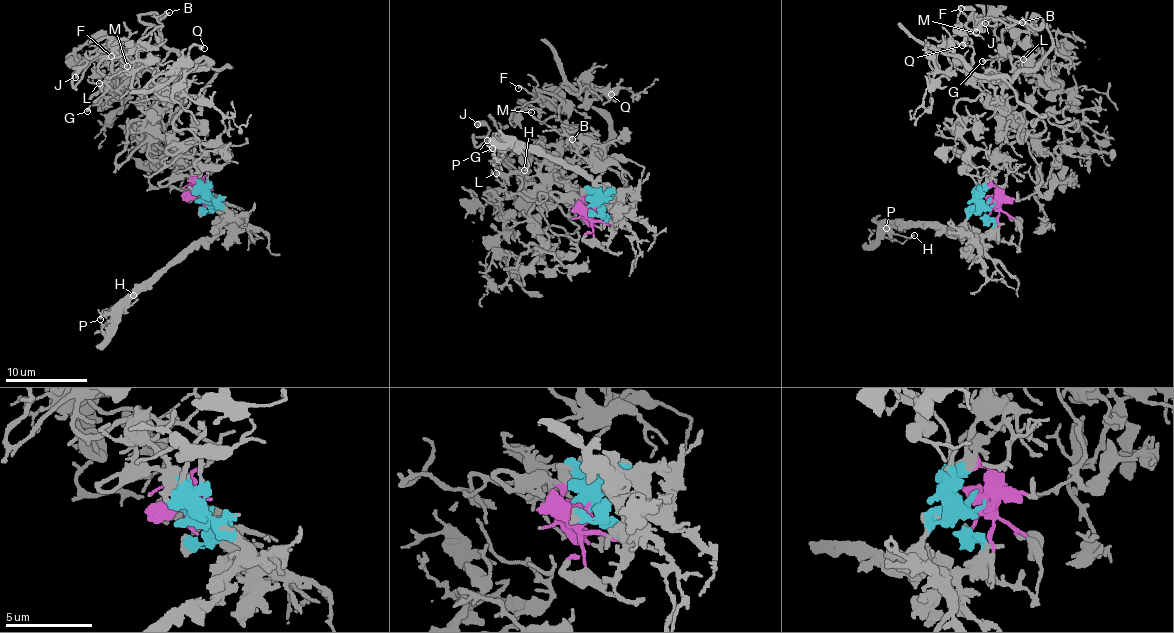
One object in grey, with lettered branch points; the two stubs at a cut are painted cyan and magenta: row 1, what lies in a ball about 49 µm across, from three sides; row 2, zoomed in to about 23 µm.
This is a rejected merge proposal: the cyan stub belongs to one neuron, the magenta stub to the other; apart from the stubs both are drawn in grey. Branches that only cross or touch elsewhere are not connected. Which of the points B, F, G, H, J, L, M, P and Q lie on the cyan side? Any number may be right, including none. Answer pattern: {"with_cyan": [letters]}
{"with_cyan": ["H", "P"]}

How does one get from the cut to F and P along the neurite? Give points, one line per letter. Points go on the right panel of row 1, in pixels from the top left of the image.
F: (991, 206), (1018, 129), (999, 117), (997, 77), (939, 48), (964, 30), (961, 8)
P: (991, 206), (971, 214), (964, 228), (951, 233), (934, 222), (902, 220), (881, 225), (882, 222), (886, 228)

